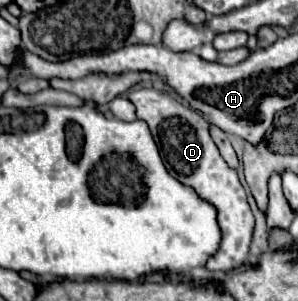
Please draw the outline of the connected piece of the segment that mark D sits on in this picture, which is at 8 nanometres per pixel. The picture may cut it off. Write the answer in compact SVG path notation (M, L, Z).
M139 88L129 92L127 100L133 102L137 118L149 124L149 130L159 146L161 158L169 174L173 174L173 178L177 178L179 182L193 186L197 194L201 194L201 198L217 206L217 220L221 222L221 230L225 230L225 238L221 240L221 250L209 260L207 268L231 272L241 266L251 266L253 260L249 256L249 246L255 228L255 218L247 204L247 194L239 182L237 172L227 166L227 162L221 158L215 142L209 136L209 122L197 110L183 106L169 92L163 90Z

